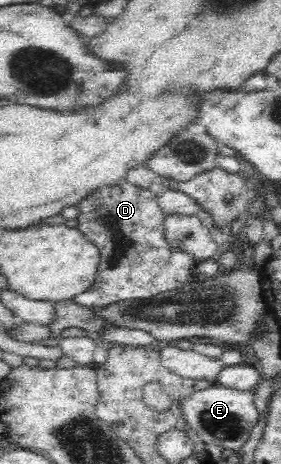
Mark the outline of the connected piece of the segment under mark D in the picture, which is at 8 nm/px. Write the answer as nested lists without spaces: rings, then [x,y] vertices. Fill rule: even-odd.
[[[124,180],[115,186],[101,187],[87,200],[81,200],[77,206],[81,208],[77,222],[78,229],[89,238],[99,253],[101,264],[97,272],[97,280],[86,292],[75,296],[75,302],[92,311],[99,311],[115,302],[140,300],[157,297],[159,294],[181,289],[192,276],[192,268],[197,264],[191,256],[173,252],[164,237],[165,213],[157,202],[158,195]]]

